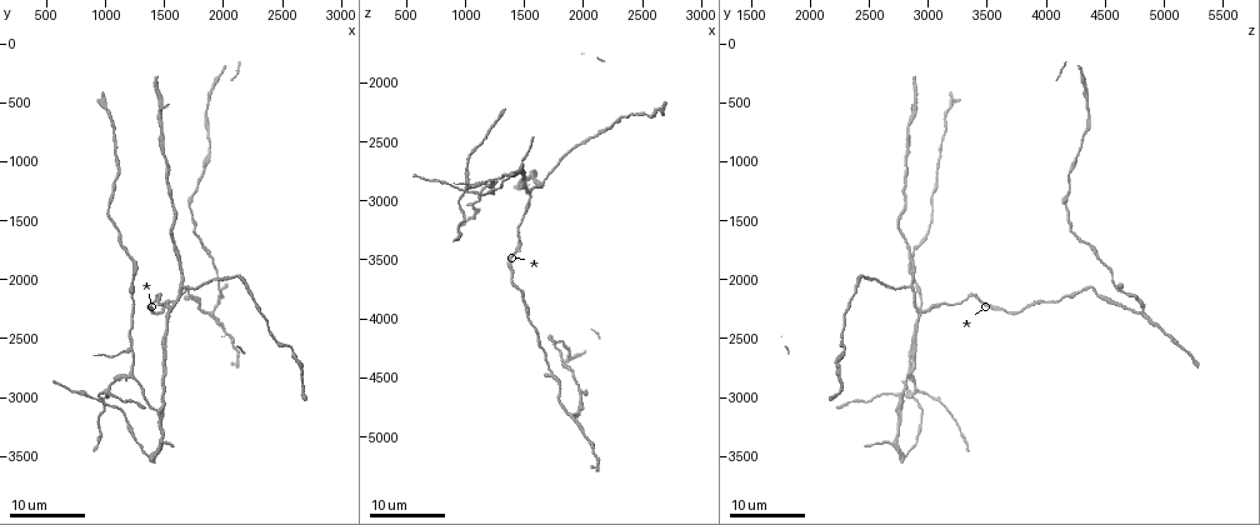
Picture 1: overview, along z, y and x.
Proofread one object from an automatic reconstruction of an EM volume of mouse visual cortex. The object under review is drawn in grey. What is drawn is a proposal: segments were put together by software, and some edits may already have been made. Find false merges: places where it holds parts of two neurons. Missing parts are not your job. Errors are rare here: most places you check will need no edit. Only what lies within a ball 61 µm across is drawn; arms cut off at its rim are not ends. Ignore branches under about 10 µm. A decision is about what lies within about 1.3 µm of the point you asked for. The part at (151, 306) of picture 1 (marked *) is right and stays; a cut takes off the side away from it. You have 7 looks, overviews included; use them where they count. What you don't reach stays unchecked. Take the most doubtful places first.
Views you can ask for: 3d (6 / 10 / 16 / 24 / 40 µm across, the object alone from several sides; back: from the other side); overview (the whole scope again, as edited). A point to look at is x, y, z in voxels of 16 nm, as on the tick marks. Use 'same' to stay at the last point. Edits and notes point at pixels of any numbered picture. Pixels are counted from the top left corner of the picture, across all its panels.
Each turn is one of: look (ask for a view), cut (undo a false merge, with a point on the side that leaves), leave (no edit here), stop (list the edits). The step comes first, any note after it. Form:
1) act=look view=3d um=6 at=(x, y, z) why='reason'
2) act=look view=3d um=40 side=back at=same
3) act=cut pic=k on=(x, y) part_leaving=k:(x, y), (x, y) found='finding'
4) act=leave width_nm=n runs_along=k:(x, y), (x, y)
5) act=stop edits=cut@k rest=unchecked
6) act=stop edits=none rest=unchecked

act=look view=3d um=24 at=(1560, 2280, 2940) why='three arms meet'

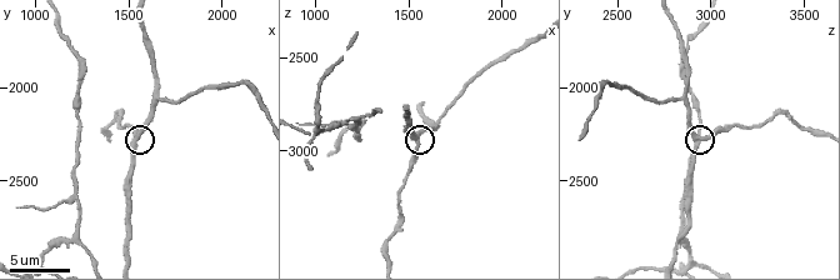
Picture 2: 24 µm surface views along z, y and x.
act=look view=3d um=6 at=(1540, 2260, 2920)

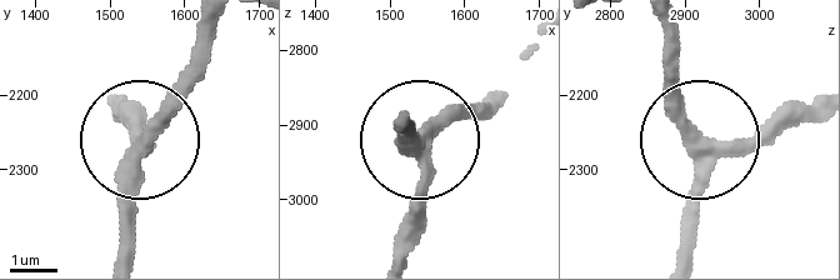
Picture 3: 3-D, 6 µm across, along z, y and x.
act=leave side_arm_um=38 runs_along=3:(111, 118), (135, 149), (215, 38) found='one neuron here'

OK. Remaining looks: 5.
act=look view=3d um=10 at=(1220, 2800, 2840) why='branch point'

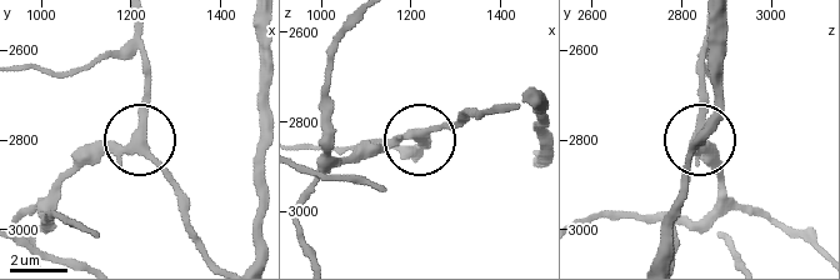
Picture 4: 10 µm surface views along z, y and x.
act=look view=3d um=10 side=back at=(1210, 2795, 2835) why='from behind'

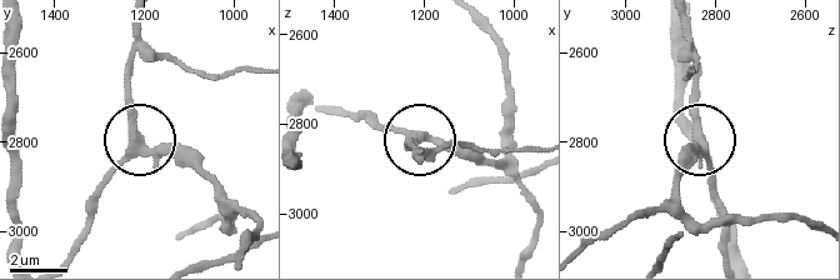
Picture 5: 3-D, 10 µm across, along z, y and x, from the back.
act=leave runs_along=5:(64, 259), (93, 195), (138, 140), (180, 146), (214, 173) found='continuous, no second neuron'

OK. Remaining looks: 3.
act=look view=3d um=24 at=(1460, 3120, 2760) why='a fork'

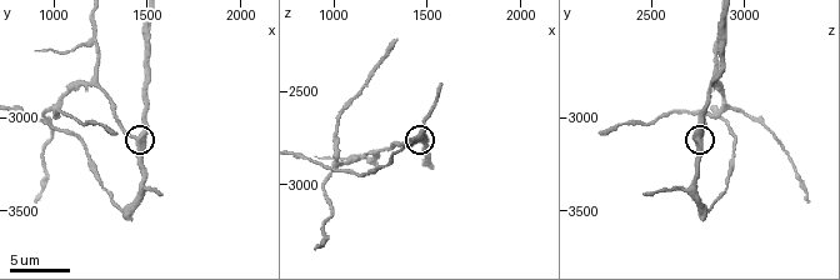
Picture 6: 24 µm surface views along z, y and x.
act=look view=3d um=6 at=(1460, 3120, 2760)

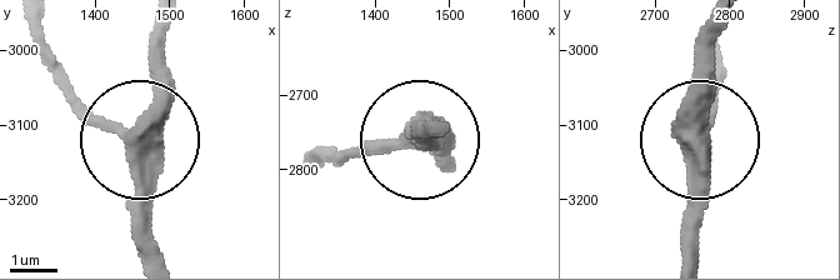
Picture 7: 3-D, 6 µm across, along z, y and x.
act=leave runs_along=7:(724, 24), (691, 251) found='one neuron here'

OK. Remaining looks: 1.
act=stop edits=none rest=unchecked

